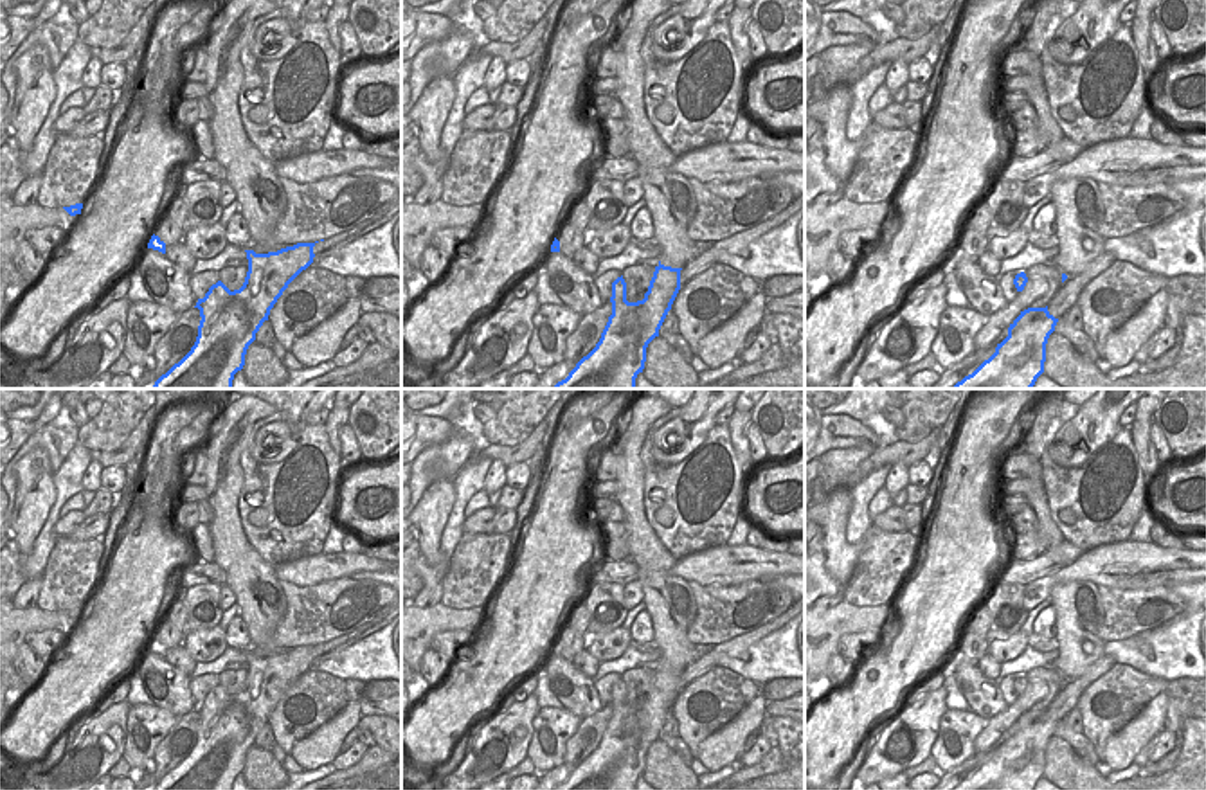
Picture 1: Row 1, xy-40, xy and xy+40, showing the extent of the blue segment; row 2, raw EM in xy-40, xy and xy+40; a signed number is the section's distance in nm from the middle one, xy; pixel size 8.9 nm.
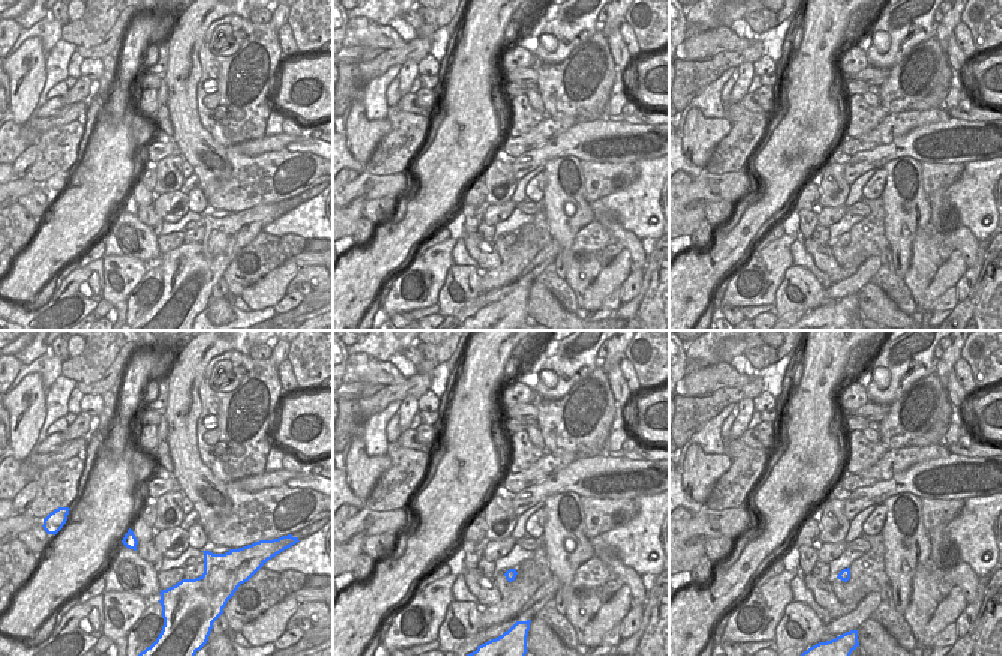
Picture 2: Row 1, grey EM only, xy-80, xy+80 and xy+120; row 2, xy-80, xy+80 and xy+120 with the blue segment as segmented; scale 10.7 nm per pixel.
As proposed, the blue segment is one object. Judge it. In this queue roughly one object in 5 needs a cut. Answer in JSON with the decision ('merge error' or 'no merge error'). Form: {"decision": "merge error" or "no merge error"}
{"decision": "no merge error"}

